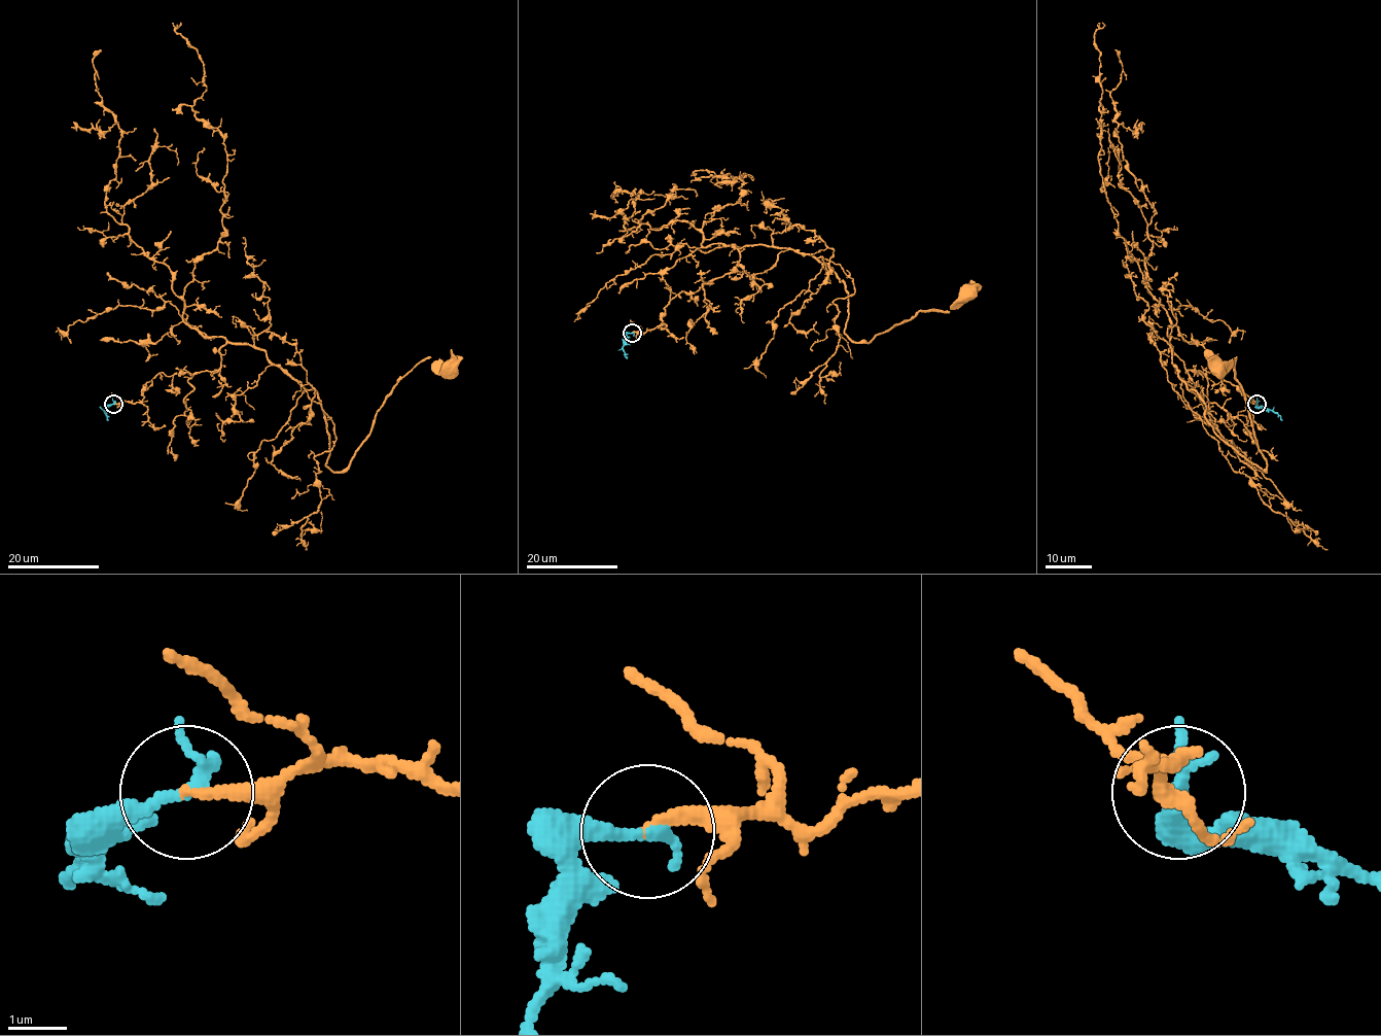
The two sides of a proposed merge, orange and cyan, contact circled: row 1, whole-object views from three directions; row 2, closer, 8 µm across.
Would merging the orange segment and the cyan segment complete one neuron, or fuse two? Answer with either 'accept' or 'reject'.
accept

